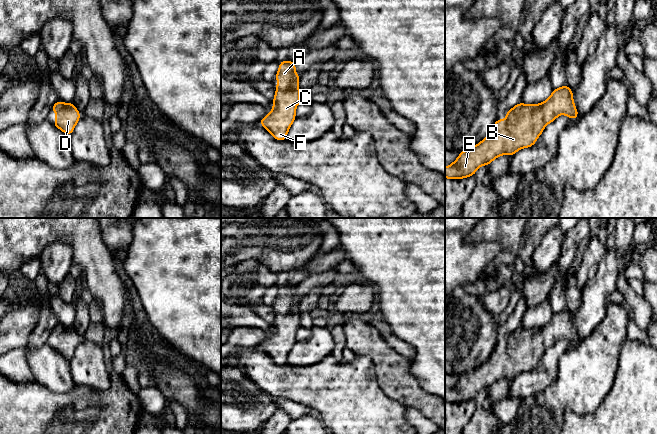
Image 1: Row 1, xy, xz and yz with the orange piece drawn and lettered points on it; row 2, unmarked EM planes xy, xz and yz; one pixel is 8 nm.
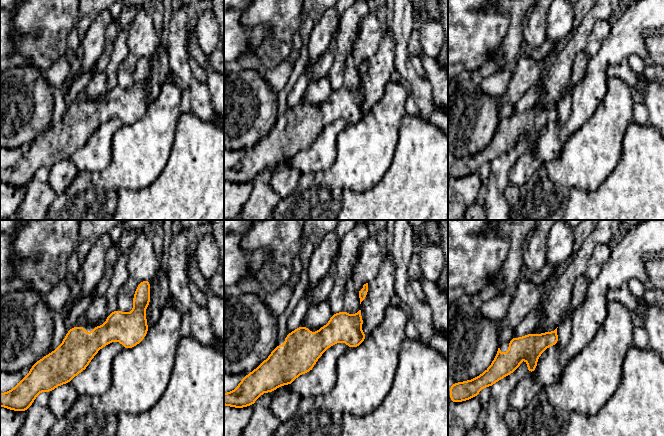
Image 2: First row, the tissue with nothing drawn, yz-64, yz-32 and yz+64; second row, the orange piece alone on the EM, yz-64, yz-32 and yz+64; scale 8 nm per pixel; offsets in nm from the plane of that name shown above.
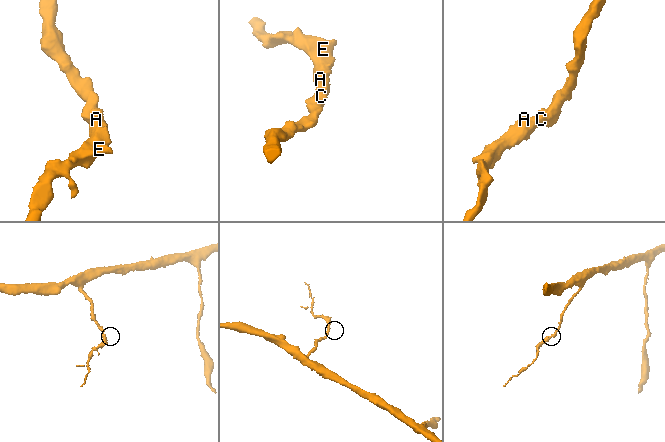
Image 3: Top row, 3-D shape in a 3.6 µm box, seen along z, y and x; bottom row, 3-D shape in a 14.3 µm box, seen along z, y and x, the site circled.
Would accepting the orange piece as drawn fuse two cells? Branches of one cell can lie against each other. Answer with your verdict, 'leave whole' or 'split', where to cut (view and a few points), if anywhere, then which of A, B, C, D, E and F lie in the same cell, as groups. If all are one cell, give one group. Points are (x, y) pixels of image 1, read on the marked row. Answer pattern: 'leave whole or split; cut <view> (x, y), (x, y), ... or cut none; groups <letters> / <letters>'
leave whole; cut none; groups A B C D E F

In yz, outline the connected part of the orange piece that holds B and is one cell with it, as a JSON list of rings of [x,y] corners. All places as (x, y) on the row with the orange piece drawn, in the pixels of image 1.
[[[563,85],[553,89],[551,96],[541,104],[519,102],[506,111],[507,119],[497,119],[489,135],[477,145],[460,152],[458,158],[445,167],[445,178],[463,179],[475,175],[482,165],[489,165],[501,155],[513,156],[522,148],[533,146],[545,126],[559,115],[578,118],[572,89]]]

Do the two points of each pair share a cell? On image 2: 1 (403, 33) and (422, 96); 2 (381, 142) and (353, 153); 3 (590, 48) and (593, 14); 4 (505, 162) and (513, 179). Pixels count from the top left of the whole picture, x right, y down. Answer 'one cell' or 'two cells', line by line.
1: one cell
2: one cell
3: two cells
4: two cells

